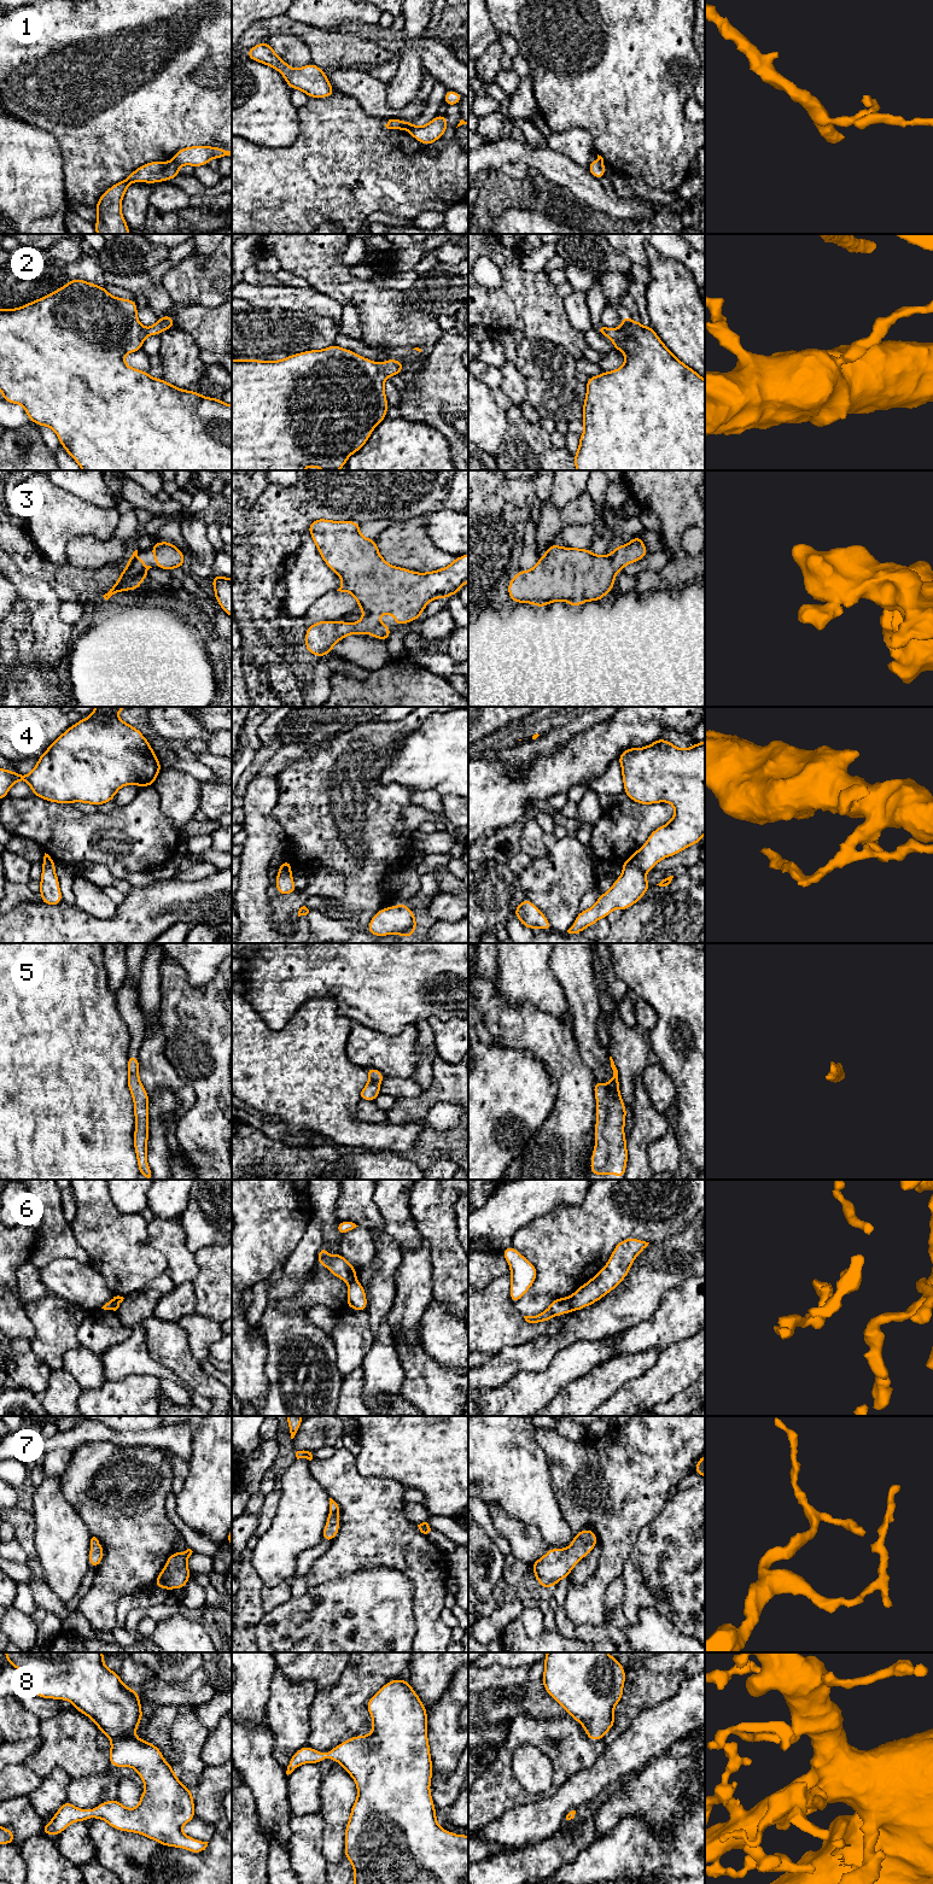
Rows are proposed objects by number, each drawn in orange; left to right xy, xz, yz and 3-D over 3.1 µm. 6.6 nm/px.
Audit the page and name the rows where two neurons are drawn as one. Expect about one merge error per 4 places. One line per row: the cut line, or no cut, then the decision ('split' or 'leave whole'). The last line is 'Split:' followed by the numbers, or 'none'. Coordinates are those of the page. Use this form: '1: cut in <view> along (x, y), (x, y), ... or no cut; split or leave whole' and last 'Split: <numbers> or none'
1: cut in xy along (171, 161), (178, 167); split
2: no cut; leave whole
3: no cut; leave whole
4: cut in yz along (629, 859), (643, 872); split
5: no cut; leave whole
6: cut in yz along (570, 1297), (572, 1309); split
7: no cut; leave whole
8: no cut; leave whole
Split: 1, 4, 6

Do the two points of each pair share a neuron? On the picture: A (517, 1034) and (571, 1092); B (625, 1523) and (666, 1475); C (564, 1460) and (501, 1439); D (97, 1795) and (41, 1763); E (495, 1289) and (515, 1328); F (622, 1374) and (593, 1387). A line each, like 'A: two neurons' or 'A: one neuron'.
A: one neuron
B: one neuron
C: two neurons
D: two neurons
E: one neuron
F: one neuron

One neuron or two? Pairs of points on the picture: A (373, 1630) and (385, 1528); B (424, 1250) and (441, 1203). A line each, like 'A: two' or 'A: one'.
A: two
B: two

